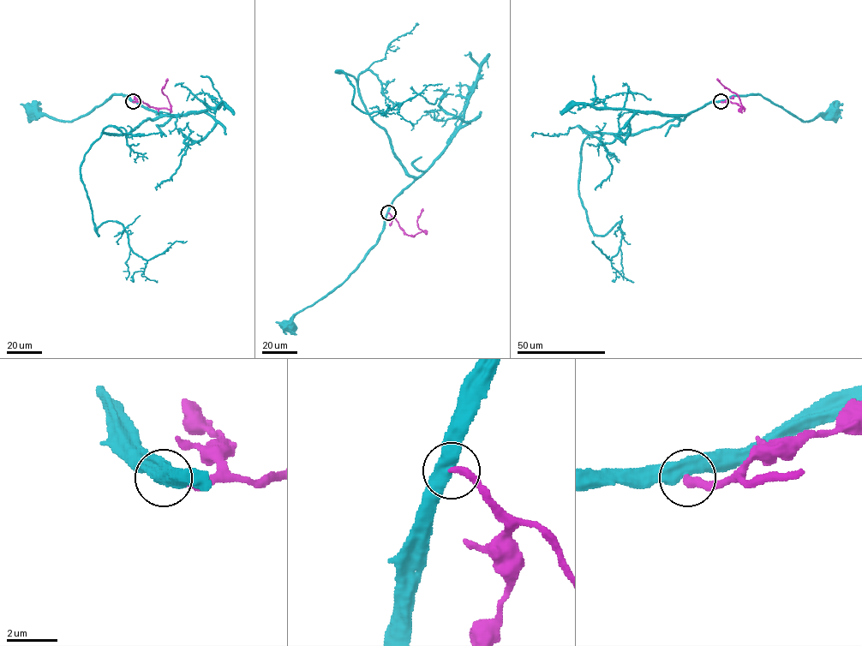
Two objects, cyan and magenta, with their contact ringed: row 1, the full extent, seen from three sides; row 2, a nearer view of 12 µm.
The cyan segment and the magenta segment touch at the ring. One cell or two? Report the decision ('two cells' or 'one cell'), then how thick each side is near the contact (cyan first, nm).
two cells | 550/320 nm

